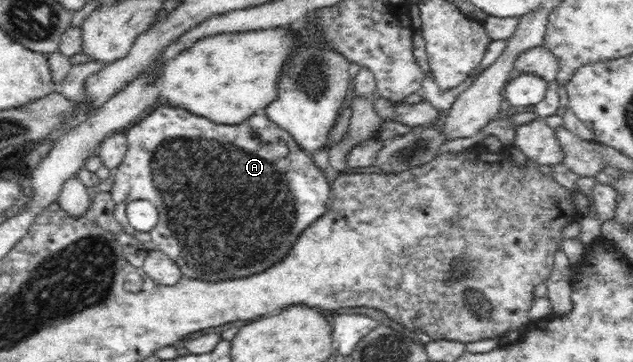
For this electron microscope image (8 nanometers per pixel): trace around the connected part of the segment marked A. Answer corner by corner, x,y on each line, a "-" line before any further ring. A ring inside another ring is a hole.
162,105
155,109
149,115
145,116
139,123
132,124
126,131
127,151
123,161
112,170
114,177
112,188
109,190
115,202
114,215
119,225
125,233
139,240
147,250
158,250
165,253
177,266
180,267
183,277
197,279
203,282
224,282
251,275
262,273
278,262
282,262
305,229
308,229
317,219
320,219
326,213
327,205
331,199
331,178
330,173
323,173
313,162
312,154
305,151
292,137
288,131
281,129
276,123
273,123
265,113
251,115
247,121
237,125
223,125
212,122
210,119
203,119
197,115
191,115
183,109
175,109
171,105
-
255,130
261,135
261,139
255,139
251,136
-
284,141
289,152
286,158
279,158
271,154
272,146
278,142
-
145,199
153,202
159,213
159,222
157,226
149,232
135,230
127,220
126,207
133,200

